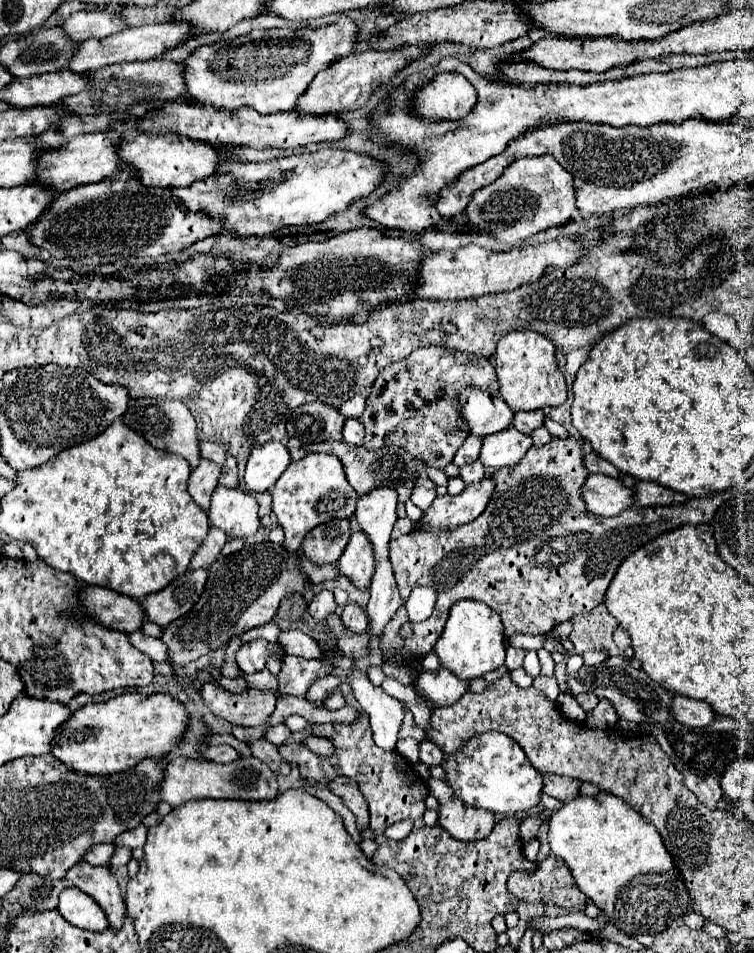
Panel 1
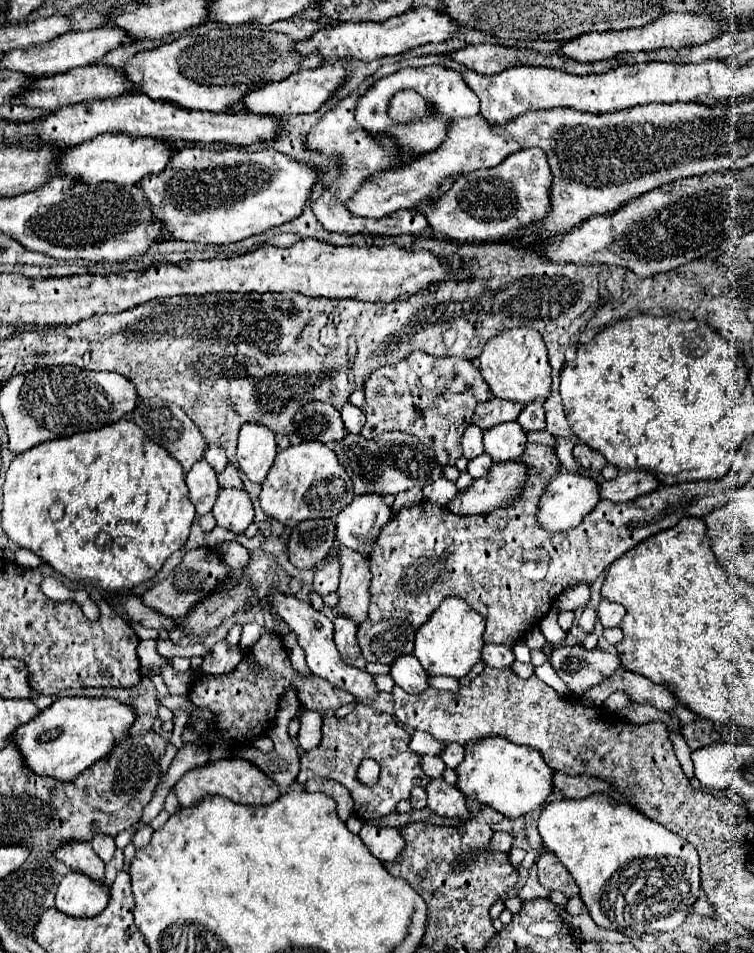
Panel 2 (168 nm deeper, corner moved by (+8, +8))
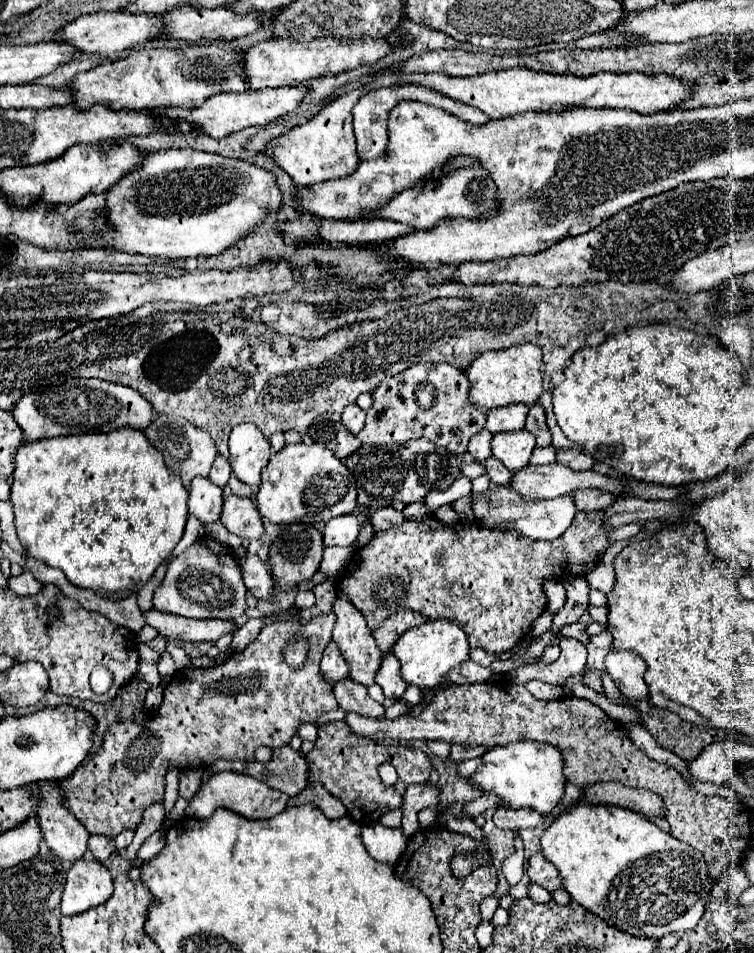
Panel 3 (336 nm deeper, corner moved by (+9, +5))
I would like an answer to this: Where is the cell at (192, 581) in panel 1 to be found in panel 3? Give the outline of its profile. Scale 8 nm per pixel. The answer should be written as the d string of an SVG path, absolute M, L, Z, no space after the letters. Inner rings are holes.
M199 538L183 554L171 560L165 580L153 594L153 608L185 618L235 620L247 610L245 592L247 588L231 550L213 538Z

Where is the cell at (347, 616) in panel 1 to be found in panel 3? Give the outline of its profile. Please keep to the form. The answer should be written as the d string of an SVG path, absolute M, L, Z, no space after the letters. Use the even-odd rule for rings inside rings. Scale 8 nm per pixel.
M331 640L325 650L323 650L323 660L321 660L321 676L325 682L333 684L335 680L341 680L343 676L349 674L349 662L345 660L343 652L339 646Z

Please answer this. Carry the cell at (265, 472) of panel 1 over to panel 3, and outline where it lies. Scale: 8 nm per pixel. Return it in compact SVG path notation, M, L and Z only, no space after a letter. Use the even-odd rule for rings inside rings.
M255 424L235 426L229 436L229 452L233 474L253 488L259 486L261 472L273 454L271 444L263 432Z

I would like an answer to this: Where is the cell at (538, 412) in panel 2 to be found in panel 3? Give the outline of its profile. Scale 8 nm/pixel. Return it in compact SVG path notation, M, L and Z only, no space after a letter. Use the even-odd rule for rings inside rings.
M533 404L527 414L525 430L529 430L537 438L537 446L549 446L551 444L551 432L545 424L545 410L539 404Z

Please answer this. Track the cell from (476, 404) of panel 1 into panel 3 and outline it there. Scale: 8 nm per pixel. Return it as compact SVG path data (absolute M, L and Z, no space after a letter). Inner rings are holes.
M509 404L503 408L493 408L487 412L485 430L489 430L491 434L521 430L525 426L527 410L529 410L529 406L523 406L523 404Z

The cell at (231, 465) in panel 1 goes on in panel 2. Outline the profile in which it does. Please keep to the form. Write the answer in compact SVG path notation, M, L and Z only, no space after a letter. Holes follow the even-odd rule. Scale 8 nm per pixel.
M228 465L220 475L218 475L218 483L220 487L244 487L238 469L234 465Z

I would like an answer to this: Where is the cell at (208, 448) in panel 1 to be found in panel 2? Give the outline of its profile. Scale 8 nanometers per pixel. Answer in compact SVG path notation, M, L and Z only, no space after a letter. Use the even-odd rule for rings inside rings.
M208 447L204 459L212 465L212 469L216 473L222 473L226 469L226 465L228 465L228 457L226 457L226 453L224 453L222 447Z

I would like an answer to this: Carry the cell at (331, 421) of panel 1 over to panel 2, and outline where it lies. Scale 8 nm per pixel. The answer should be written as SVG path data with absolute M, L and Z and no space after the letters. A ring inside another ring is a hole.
M312 401L304 405L296 417L296 435L302 441L320 441L320 443L336 443L346 437L346 429L338 409L330 403Z

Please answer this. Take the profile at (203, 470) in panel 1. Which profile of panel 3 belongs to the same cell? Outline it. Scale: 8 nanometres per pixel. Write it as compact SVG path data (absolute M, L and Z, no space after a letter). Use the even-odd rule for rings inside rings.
M197 476L191 482L187 504L189 504L189 514L199 518L203 524L215 522L215 520L219 520L219 514L221 514L223 492L209 478Z

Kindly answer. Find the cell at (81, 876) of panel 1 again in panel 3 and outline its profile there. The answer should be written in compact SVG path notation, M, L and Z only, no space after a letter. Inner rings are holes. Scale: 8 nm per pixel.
M41 782L39 794L39 826L43 840L55 856L67 862L83 858L87 852L89 832L67 812L59 788L49 782Z

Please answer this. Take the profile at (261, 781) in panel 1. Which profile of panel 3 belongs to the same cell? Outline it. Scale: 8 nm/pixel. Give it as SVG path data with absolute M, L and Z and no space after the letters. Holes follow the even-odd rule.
M219 772L213 774L207 782L201 782L197 794L191 798L185 814L191 818L209 818L219 806L233 810L245 818L273 818L275 814L283 812L287 808L287 796L283 792L277 792L269 788L267 784L247 776L247 774L237 774L237 772Z

